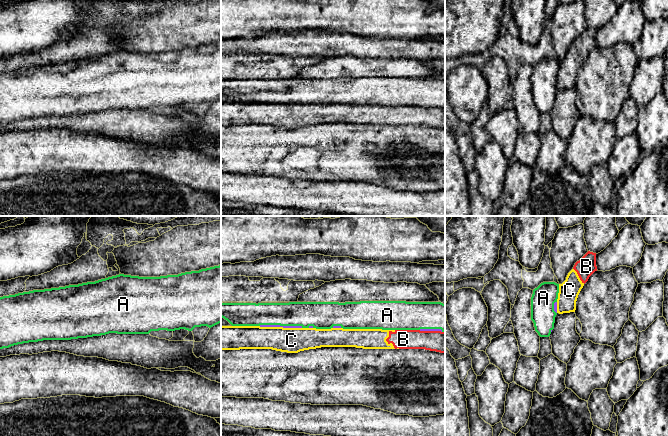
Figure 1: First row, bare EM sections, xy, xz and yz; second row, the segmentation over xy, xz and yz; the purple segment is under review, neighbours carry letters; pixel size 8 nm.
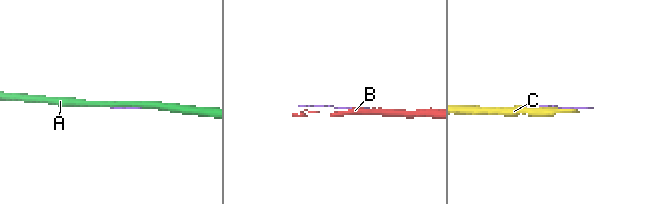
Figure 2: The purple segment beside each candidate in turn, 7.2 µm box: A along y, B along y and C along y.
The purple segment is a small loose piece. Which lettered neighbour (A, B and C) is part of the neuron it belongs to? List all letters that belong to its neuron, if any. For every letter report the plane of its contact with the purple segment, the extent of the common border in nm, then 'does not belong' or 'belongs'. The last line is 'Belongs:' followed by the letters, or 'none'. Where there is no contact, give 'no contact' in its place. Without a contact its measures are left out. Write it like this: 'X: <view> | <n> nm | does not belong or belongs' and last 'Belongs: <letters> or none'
A: xz | 360 nm | belongs
B: xz | 180 nm | does not belong
C: xz | 340 nm | does not belong
Belongs: A

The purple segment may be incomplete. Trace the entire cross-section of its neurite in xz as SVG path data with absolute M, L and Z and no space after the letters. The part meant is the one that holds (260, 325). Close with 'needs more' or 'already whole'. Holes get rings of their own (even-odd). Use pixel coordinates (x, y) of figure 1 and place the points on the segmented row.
M360 301L345 303L221 303L221 317L227 320L232 326L445 332L445 304L441 302Z | needs more

